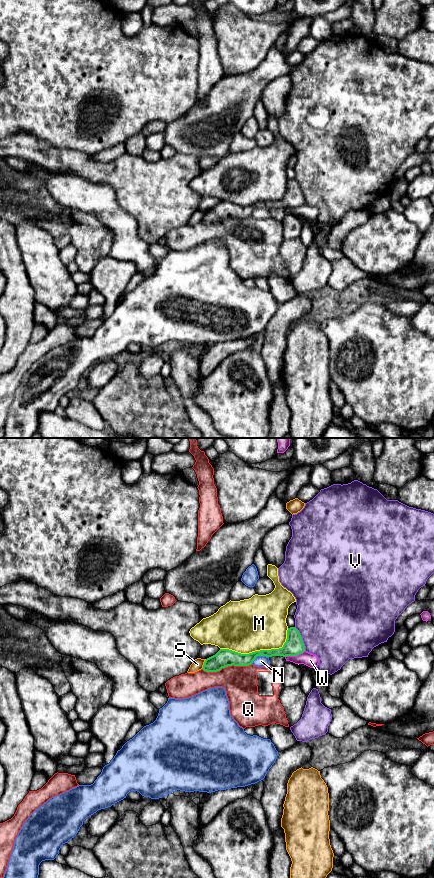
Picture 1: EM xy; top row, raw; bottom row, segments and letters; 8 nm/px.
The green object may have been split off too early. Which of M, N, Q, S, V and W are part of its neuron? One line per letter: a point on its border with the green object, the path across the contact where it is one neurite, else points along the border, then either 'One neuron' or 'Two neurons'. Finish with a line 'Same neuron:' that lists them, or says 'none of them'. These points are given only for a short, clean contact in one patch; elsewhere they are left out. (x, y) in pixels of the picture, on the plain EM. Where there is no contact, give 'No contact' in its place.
M: Touches green at xy (260, 202). Two neurons
N: Touches green at xy (259, 207). Two neurons
Q: Touches green at xy (226, 218). Two neurons
S: Touches green at xy (204, 216). Two neurons
V: Touches green at xy (301, 191). Two neurons
W: Touches green at xy (294, 207). Two neurons
Same neuron: none of them

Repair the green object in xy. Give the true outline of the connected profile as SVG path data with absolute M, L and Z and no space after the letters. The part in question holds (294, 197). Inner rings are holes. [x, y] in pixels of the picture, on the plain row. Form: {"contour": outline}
{"contour": "M295 179L287 182L287 191L282 200L260 202L249 206L241 206L229 201L220 201L215 207L207 210L203 217L206 224L217 224L228 218L249 218L257 208L297 208L305 203L299 183Z"}

